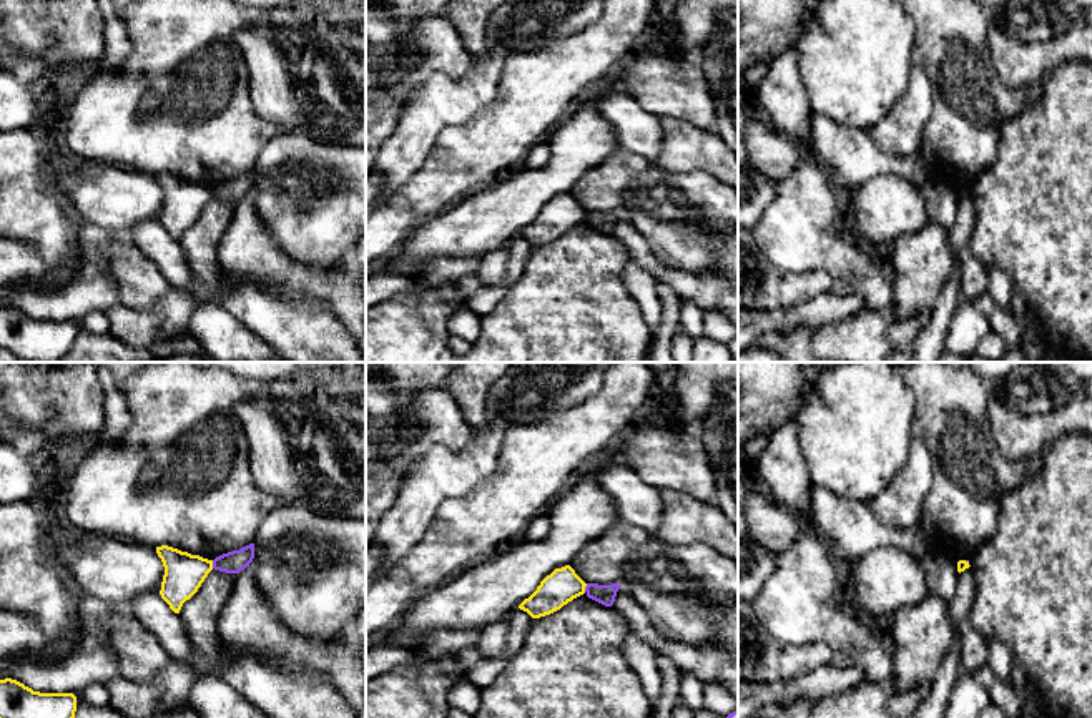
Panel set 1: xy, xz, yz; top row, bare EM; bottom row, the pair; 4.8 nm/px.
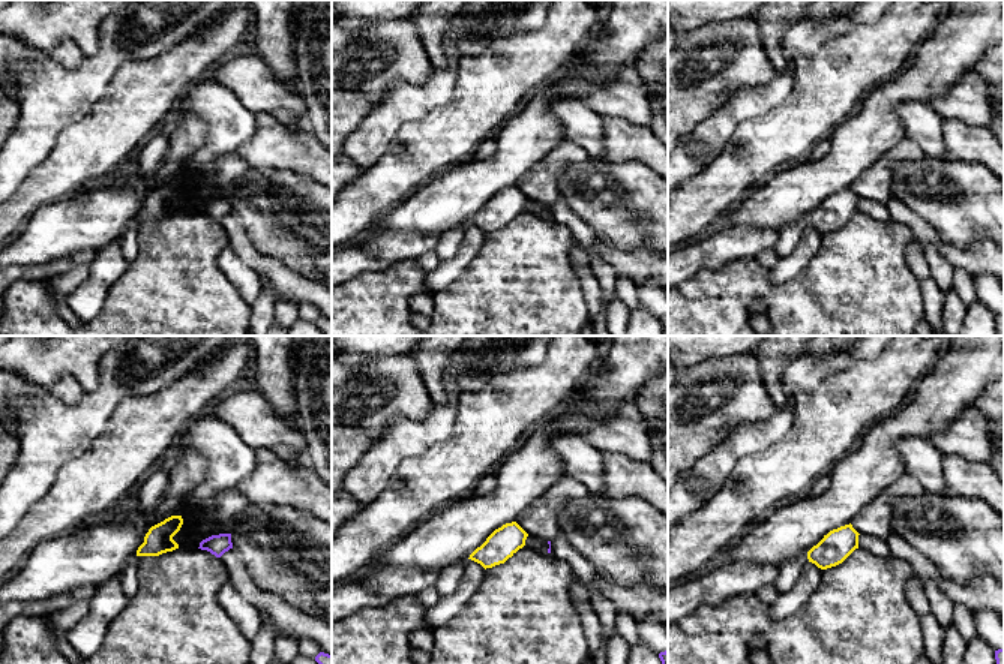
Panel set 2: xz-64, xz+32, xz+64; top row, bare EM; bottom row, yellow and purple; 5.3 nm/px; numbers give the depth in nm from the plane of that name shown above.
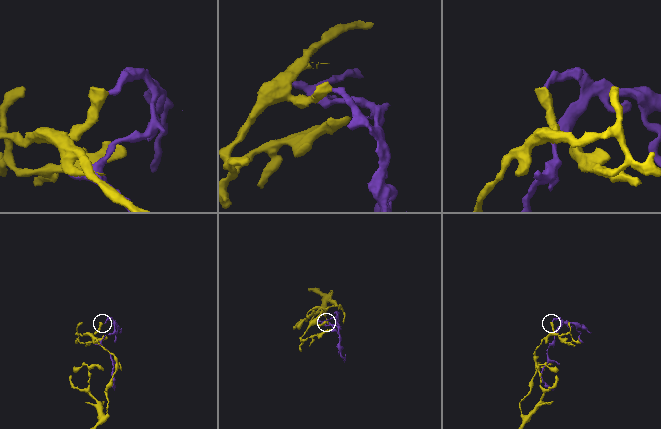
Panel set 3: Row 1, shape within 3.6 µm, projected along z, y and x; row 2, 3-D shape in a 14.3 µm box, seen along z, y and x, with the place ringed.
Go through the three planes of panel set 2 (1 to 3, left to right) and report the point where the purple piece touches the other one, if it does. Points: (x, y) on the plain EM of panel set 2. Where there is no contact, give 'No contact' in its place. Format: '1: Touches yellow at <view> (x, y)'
1: No contact
2: No contact
3: No contact

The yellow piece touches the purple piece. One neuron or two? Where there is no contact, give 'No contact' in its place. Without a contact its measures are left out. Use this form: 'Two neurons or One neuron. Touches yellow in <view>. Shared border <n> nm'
Two neurons. Touches yellow in xy. Shared border 40 nm

